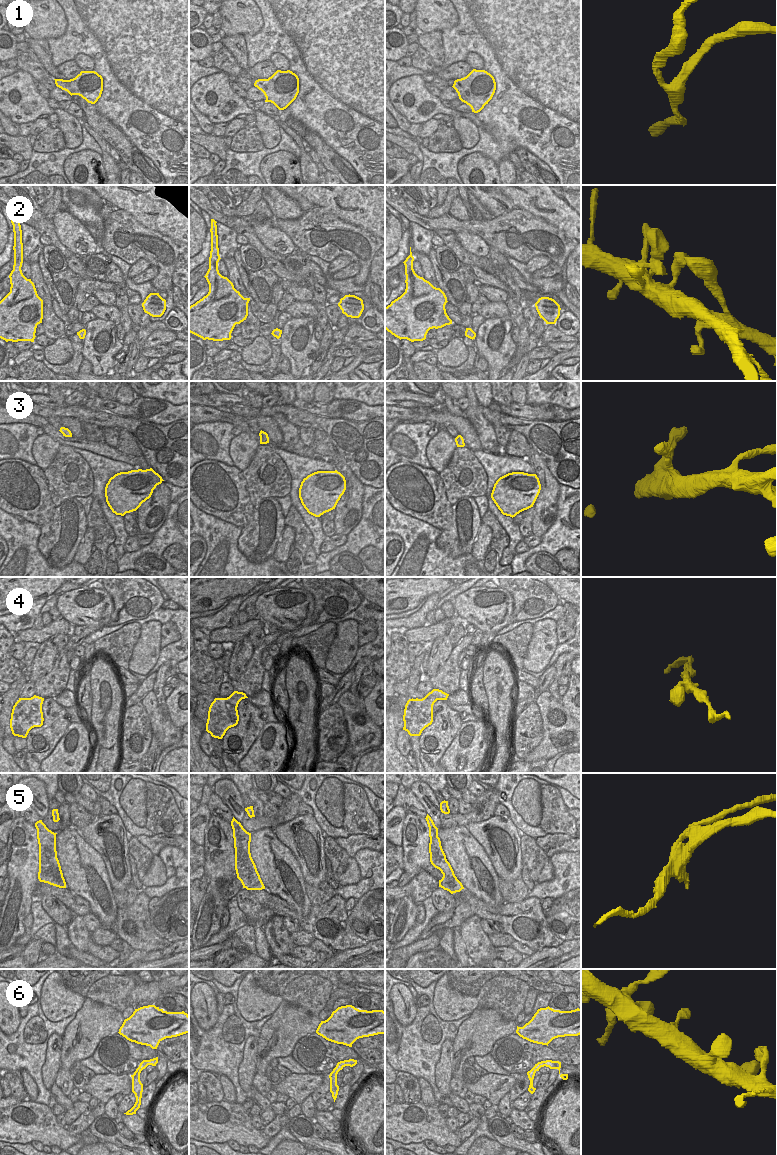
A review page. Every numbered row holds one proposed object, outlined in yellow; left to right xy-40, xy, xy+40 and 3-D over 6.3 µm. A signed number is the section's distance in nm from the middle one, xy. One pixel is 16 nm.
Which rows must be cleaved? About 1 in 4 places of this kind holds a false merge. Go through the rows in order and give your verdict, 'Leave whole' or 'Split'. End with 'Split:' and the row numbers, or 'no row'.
1: Leave whole
2: Leave whole
3: Leave whole
4: Leave whole
5: Split
6: Leave whole
Split: 5

